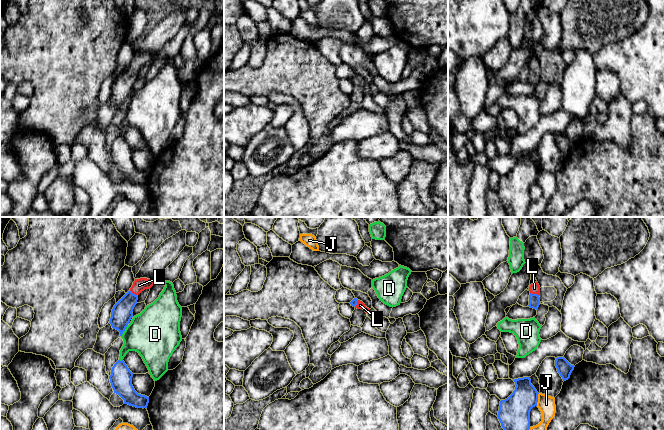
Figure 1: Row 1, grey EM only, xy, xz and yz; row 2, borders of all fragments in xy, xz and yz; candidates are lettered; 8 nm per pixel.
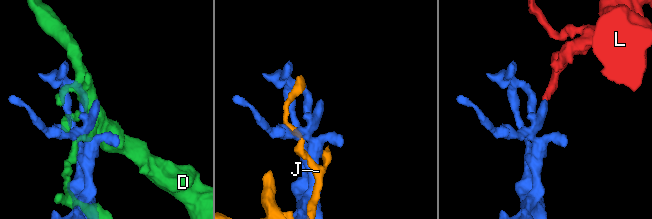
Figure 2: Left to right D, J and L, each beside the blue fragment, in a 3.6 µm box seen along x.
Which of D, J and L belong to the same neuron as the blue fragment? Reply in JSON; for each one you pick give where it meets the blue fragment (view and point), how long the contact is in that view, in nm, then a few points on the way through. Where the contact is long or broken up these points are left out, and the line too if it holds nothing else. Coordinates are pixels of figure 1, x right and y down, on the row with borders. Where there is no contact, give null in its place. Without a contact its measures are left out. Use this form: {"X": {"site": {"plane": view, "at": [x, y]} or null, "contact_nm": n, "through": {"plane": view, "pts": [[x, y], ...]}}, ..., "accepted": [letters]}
{"L": {"site": {"plane": "yz", "at": [534, 294]}, "contact_nm": 80, "through": {"plane": "yz", "pts": [[534, 300], [534, 294], [534, 288]]}}, "accepted": ["L"]}

